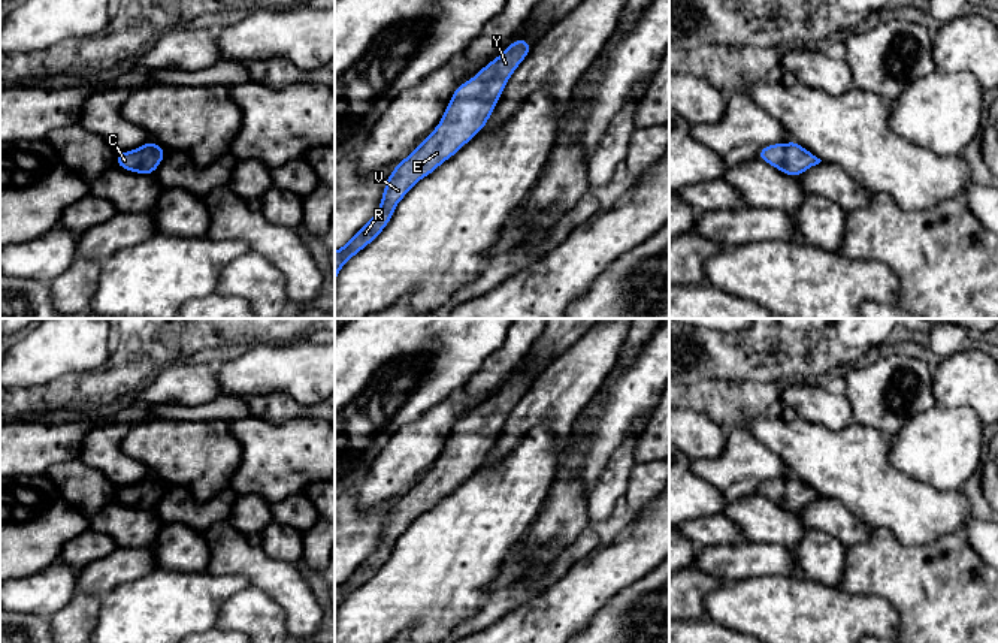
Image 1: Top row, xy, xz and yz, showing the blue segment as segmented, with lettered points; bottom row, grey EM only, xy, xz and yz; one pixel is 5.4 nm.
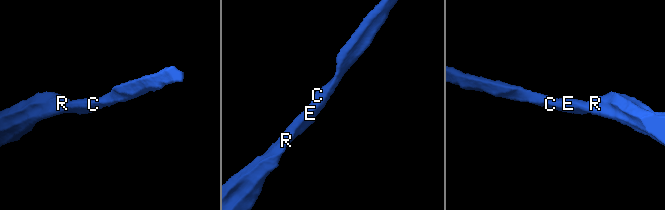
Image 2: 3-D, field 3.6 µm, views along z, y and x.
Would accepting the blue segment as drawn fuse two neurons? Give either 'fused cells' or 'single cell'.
single cell

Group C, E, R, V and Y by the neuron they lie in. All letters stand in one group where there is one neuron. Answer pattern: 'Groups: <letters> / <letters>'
Groups: C E R V Y

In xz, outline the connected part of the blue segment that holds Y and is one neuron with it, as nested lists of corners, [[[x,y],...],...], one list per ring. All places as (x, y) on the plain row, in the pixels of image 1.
[[[515,374],[472,414],[456,422],[439,459],[388,510],[375,550],[344,582],[335,586],[335,618],[344,598],[385,564],[406,528],[486,462],[508,414],[530,384],[529,375]]]

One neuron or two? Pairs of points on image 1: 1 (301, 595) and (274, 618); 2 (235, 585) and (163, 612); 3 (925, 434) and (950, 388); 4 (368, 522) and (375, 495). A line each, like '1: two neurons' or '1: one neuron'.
1: two neurons
2: one neuron
3: two neurons
4: two neurons

